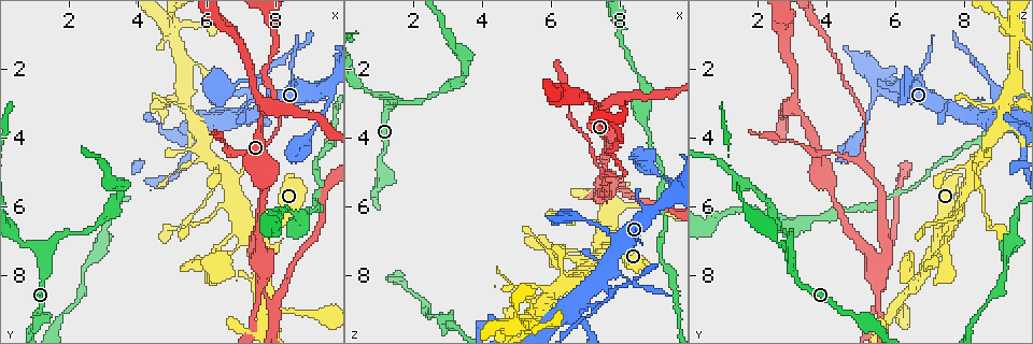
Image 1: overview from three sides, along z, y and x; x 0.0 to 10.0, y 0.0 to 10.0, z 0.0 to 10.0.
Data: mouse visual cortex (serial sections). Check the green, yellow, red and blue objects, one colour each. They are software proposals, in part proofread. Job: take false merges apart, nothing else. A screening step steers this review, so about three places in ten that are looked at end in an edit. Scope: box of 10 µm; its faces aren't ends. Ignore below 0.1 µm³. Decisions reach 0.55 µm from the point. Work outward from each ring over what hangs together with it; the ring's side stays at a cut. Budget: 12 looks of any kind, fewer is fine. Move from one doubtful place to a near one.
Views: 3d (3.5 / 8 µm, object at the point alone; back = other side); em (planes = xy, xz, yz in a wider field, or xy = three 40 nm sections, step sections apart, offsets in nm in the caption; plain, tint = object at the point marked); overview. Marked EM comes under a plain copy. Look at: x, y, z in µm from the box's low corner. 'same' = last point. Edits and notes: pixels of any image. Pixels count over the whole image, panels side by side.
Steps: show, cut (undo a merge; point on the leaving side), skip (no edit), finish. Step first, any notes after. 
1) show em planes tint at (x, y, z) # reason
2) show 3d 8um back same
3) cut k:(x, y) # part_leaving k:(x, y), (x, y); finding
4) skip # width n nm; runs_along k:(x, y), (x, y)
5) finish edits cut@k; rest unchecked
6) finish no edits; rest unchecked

show 3d 3.5um at (7.70, 7.00, 7.25) # abrupt turn

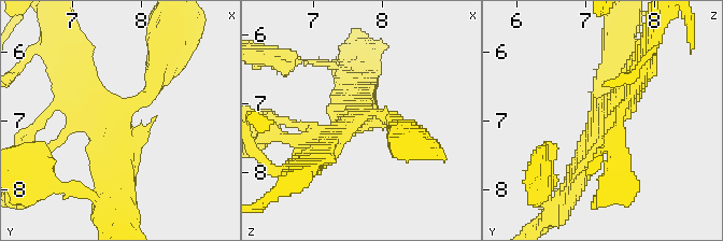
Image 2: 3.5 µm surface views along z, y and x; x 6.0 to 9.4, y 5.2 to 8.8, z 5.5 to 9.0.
show em planes tint at (7.70, 7.00, 7.20) # shape alone is not enough

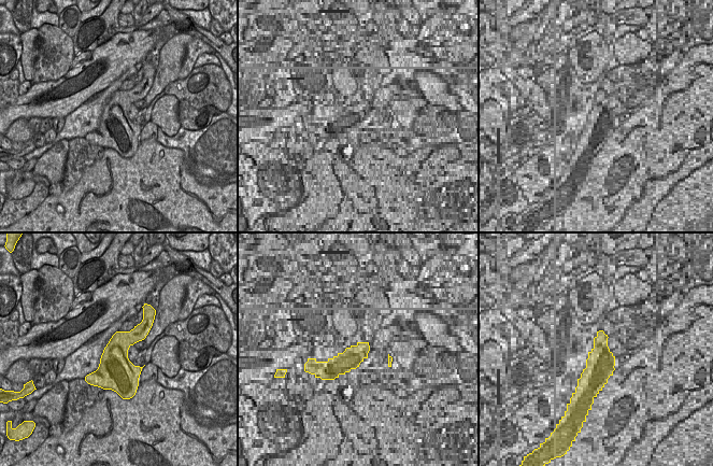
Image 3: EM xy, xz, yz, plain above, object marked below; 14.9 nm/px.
skip # runs_along 2:(398, 129), (368, 112), (319, 156); all the same cell

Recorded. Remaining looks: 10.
show 3d 8um at (7.25, 2.70, 9.10) # sharp bend

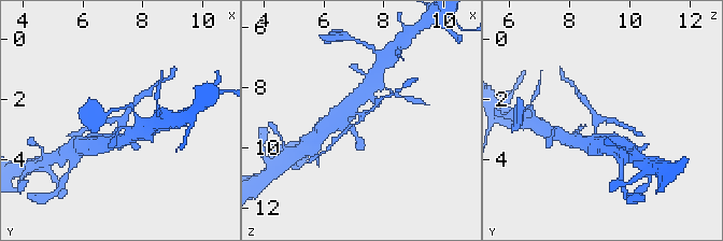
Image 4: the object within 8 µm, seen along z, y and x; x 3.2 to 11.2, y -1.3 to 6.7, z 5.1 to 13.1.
show 3d 3.5um same

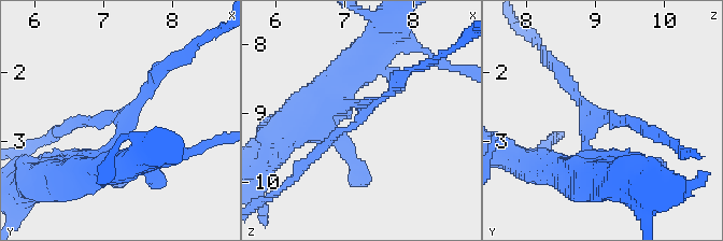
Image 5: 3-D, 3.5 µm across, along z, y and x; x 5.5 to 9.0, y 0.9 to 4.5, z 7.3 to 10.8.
show em xy step 3 tint at (7.25, 2.70, 9.05) # need the tissue

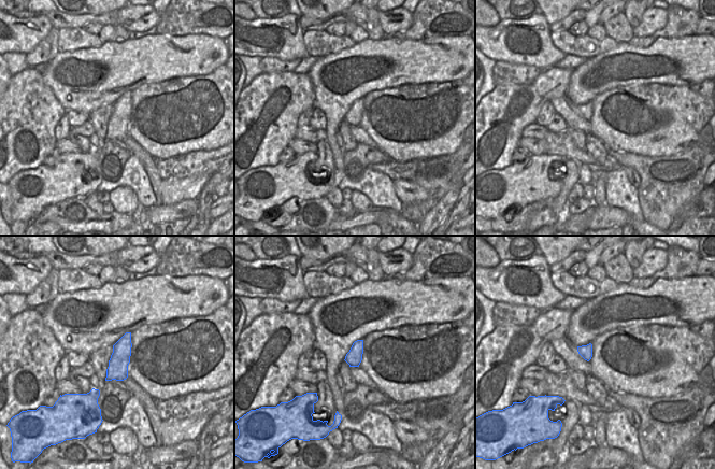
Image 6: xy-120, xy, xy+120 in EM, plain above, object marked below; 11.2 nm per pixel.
cut 5:(586, 107) # a second cell is stuck on

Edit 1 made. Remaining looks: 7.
show 3d 3.5um at (4.90, 0.75, 9.45) # thick turns thin

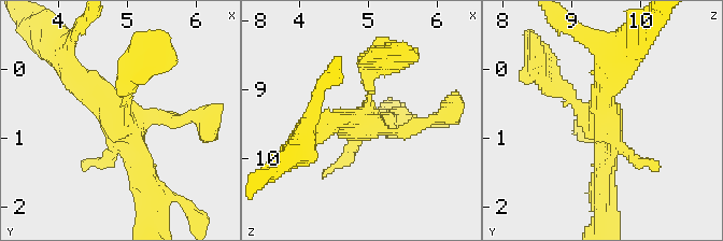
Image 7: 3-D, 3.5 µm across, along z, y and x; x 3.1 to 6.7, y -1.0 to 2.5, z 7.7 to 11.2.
skip # runs_along 7:(603, 182), (606, 129), (544, 76); one cell here

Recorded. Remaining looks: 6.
show 3d 3.5um back at (7.60, 3.10, 3.05) # sharp bend

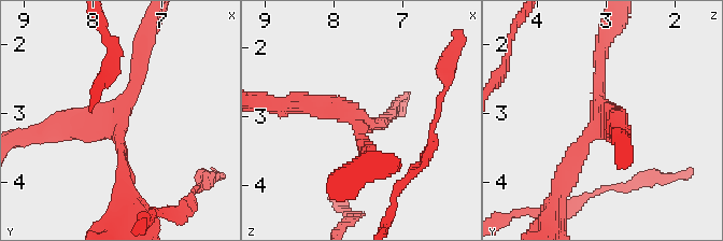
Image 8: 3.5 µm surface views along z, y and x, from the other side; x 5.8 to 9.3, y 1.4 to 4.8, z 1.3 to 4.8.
show em xy step 1 tint at (7.60, 3.10, 3.10) # arms 3; arm_widths 200, 200, 300 nm; now the EM

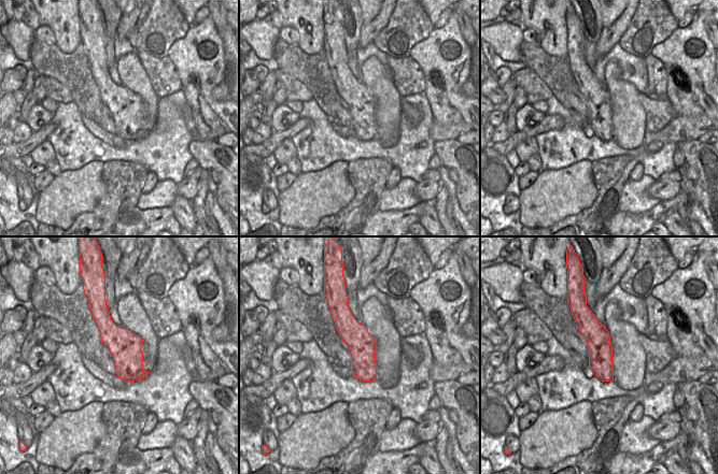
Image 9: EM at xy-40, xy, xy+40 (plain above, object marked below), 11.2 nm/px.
skip # all the same cell

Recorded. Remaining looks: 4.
show 3d 8um at (7.70, 5.50, 4.20) # sudden change in width

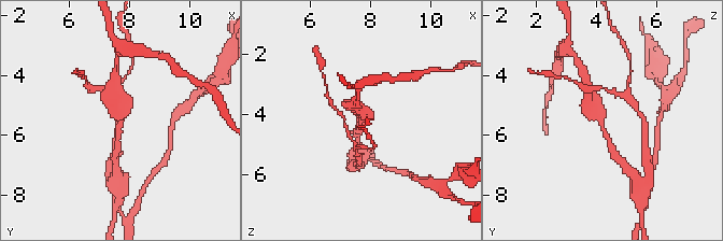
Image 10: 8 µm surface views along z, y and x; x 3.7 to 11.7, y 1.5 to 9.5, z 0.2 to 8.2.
show em xy step 2 tint same

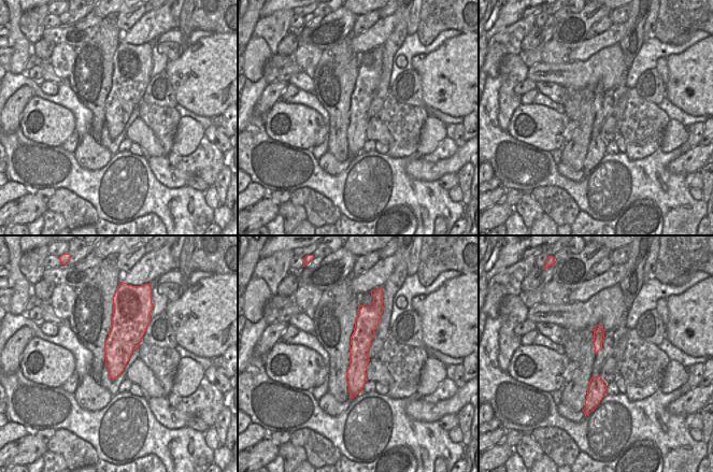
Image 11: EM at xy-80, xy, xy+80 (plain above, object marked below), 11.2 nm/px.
skip # arm_widths 200, 450 nm; one cell here

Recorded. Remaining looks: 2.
finish edits cut@5; rest unchecked

